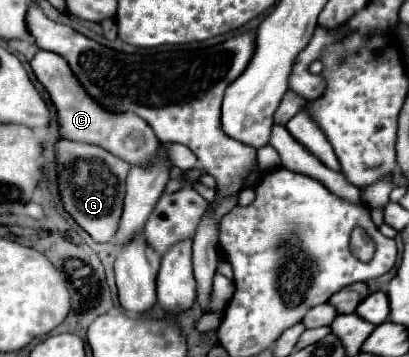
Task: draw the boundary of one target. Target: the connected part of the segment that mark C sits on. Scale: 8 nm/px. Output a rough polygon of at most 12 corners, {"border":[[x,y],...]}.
{"border":[[37,51],[31,69],[59,135],[131,167],[157,155],[153,129],[95,103],[67,61]]}

